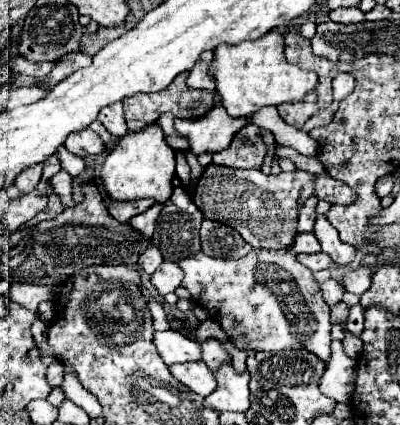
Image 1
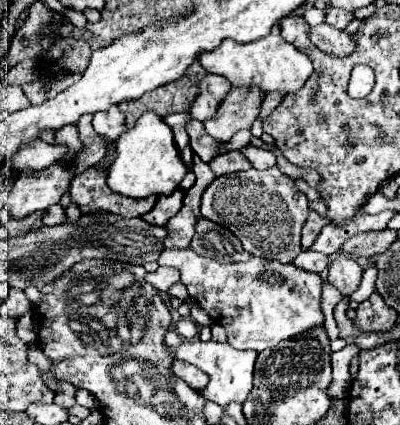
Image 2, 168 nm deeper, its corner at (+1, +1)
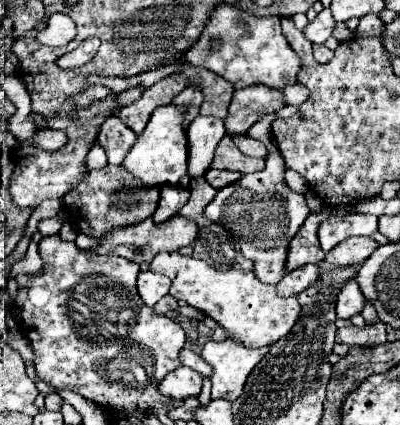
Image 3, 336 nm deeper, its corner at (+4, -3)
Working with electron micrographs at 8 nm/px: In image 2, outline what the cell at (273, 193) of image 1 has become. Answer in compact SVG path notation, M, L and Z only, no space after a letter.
M278 168L270 170L248 170L240 174L226 174L214 178L202 194L200 212L204 218L218 222L238 236L244 250L252 256L268 260L292 262L302 252L300 230L308 216L308 200L302 190L296 188L294 180L282 174Z

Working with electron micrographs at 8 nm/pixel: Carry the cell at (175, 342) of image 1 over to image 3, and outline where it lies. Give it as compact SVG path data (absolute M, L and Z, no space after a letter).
M229 338L223 342L207 342L201 350L201 356L213 366L211 398L225 398L235 402L249 372L257 366L261 356L267 354L267 350L269 346L247 348L243 342Z

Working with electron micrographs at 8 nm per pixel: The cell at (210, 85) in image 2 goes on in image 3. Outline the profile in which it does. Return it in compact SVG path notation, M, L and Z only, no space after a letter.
M197 116L187 130L189 136L189 176L201 178L215 156L215 148L225 136L223 120L213 116Z

